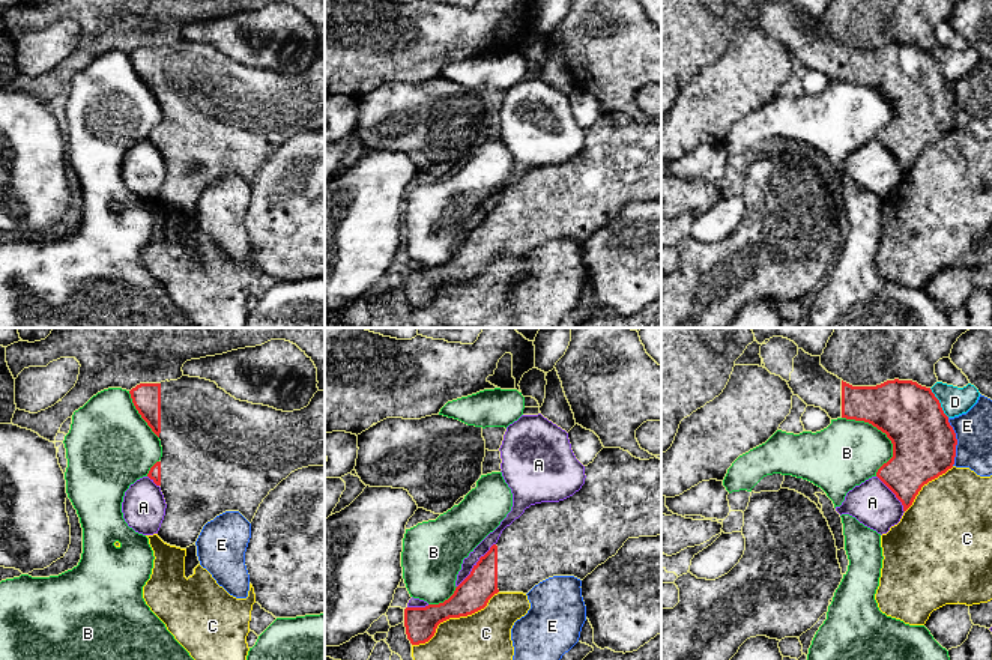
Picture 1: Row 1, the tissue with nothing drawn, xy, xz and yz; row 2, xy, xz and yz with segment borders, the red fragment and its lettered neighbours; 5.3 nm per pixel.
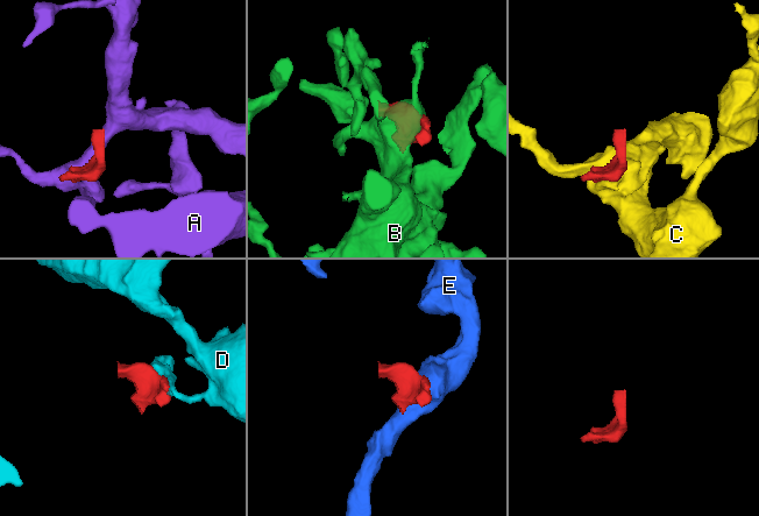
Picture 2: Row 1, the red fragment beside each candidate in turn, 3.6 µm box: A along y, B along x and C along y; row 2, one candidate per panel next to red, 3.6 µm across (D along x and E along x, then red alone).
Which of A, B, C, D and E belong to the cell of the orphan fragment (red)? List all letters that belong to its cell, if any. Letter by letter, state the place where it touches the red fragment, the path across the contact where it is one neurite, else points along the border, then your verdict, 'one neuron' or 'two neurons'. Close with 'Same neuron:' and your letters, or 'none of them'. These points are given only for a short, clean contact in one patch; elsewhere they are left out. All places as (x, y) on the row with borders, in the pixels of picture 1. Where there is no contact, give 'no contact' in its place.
A: meets red in xz at (475, 566); two neurons
B: meets red in yz at (884, 432); two neurons
C: meets red in xz at (453, 617); two neurons
D: meets red in yz at (940, 403); two neurons
E: meets red in yz at (956, 442); border along yz (947, 418), (956, 439), (953, 465); two neurons
Same neuron: none of them

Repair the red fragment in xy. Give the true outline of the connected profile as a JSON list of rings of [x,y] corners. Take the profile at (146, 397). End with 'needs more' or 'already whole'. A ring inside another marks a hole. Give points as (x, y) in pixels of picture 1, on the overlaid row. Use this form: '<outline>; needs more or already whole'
[[[189,376],[140,383],[129,394],[161,441],[162,457],[147,477],[161,487],[167,504],[158,537],[170,546],[186,549],[195,544],[203,526],[225,511],[239,511],[251,523],[263,499],[292,472],[325,465],[325,389],[317,391],[307,407],[293,412],[236,400],[215,382]]]; needs more

